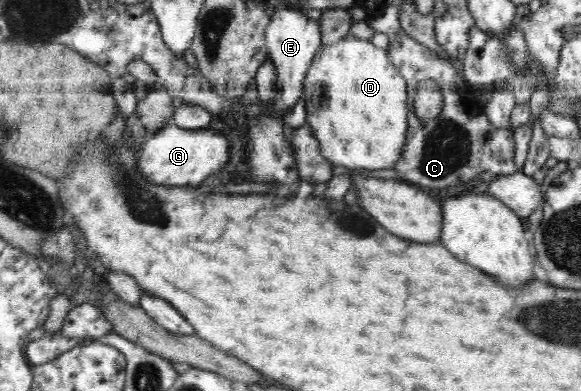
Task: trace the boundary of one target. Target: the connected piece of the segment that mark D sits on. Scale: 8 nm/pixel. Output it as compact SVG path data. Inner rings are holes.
M345 36L344 39L337 40L336 43L322 45L316 52L315 58L312 59L311 65L308 67L307 75L303 82L303 93L301 95L305 108L307 108L307 126L311 128L312 134L319 142L321 153L331 162L338 166L353 170L355 168L379 170L392 169L396 164L396 160L400 158L403 151L404 140L406 139L406 131L408 128L408 110L406 105L406 81L401 77L399 71L391 63L389 49L381 49L375 47L371 40L358 39L357 36Z

